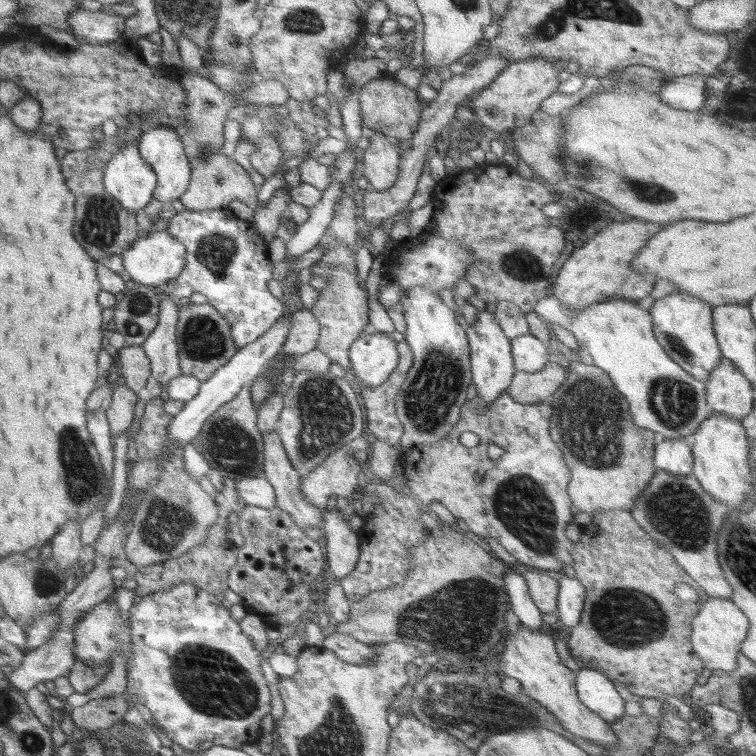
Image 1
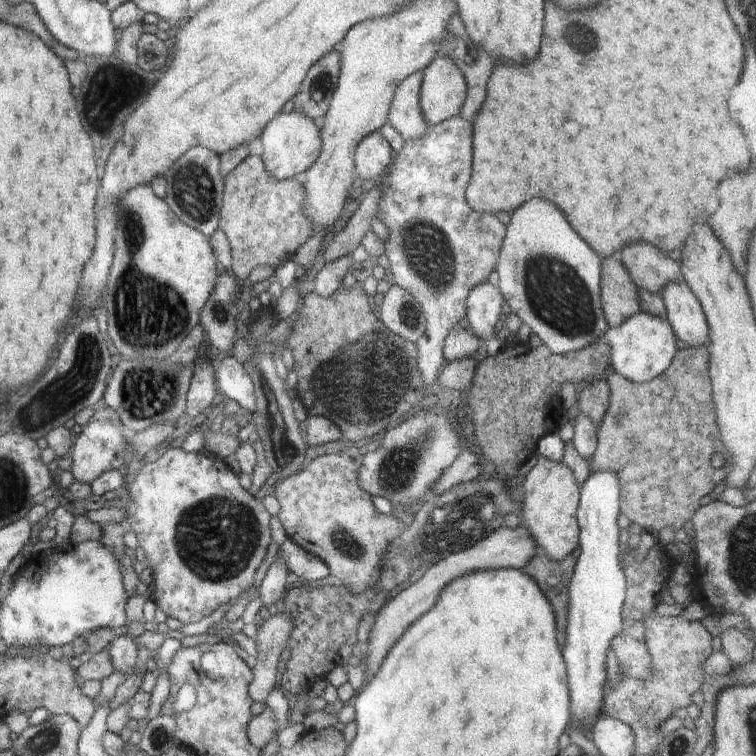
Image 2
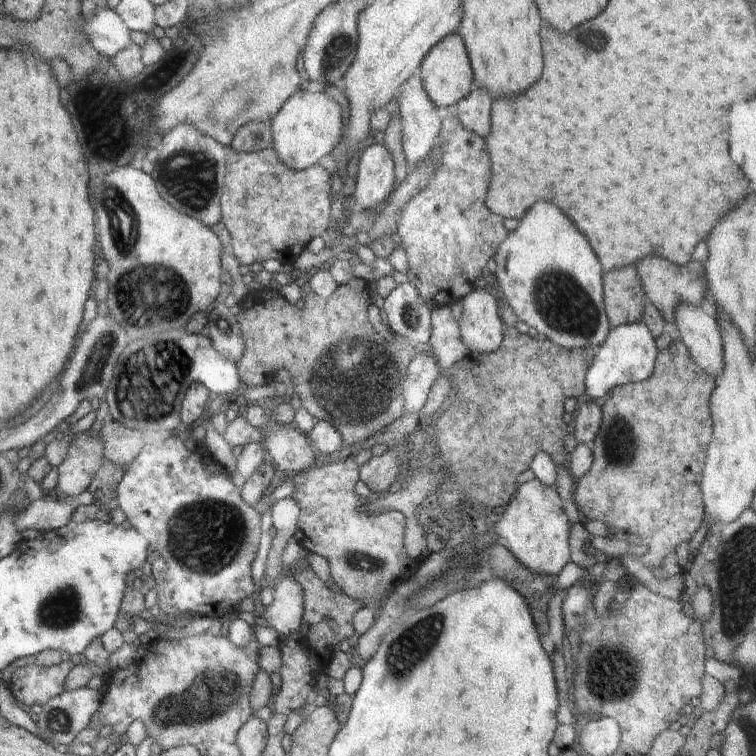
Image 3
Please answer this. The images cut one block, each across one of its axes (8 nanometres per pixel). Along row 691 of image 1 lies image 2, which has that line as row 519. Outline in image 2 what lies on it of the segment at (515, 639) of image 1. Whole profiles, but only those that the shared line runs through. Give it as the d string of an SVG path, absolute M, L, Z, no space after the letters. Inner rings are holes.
M542 456L537 457L536 465L524 478L519 479L524 489L520 518L522 525L536 540L540 554L545 554L550 560L561 561L579 545L576 511L580 504L580 486L574 472L566 468L564 462L550 462Z

